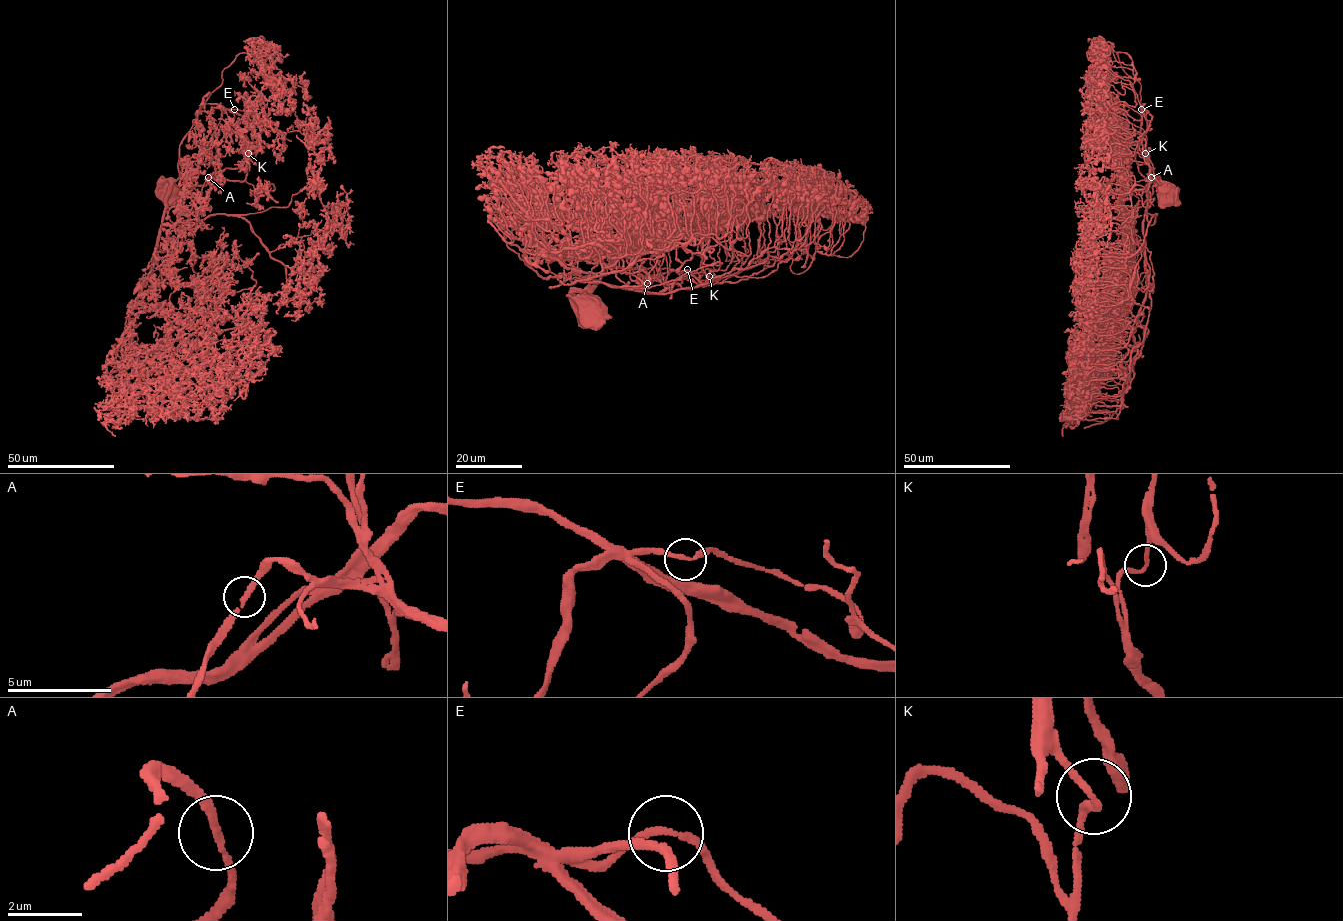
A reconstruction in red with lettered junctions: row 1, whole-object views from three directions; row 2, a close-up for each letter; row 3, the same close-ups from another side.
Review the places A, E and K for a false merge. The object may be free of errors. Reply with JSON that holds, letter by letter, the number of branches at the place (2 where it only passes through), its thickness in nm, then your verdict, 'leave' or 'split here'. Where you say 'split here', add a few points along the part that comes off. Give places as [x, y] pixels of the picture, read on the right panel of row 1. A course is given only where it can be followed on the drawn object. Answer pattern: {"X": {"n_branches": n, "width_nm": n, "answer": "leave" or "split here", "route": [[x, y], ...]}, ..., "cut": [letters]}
{"A": {"n_branches": 2, "width_nm": 200, "answer": "leave"}, "E": {"n_branches": 2, "width_nm": 170, "answer": "leave"}, "K": {"n_branches": 2, "width_nm": 170, "answer": "leave"}, "cut": []}

